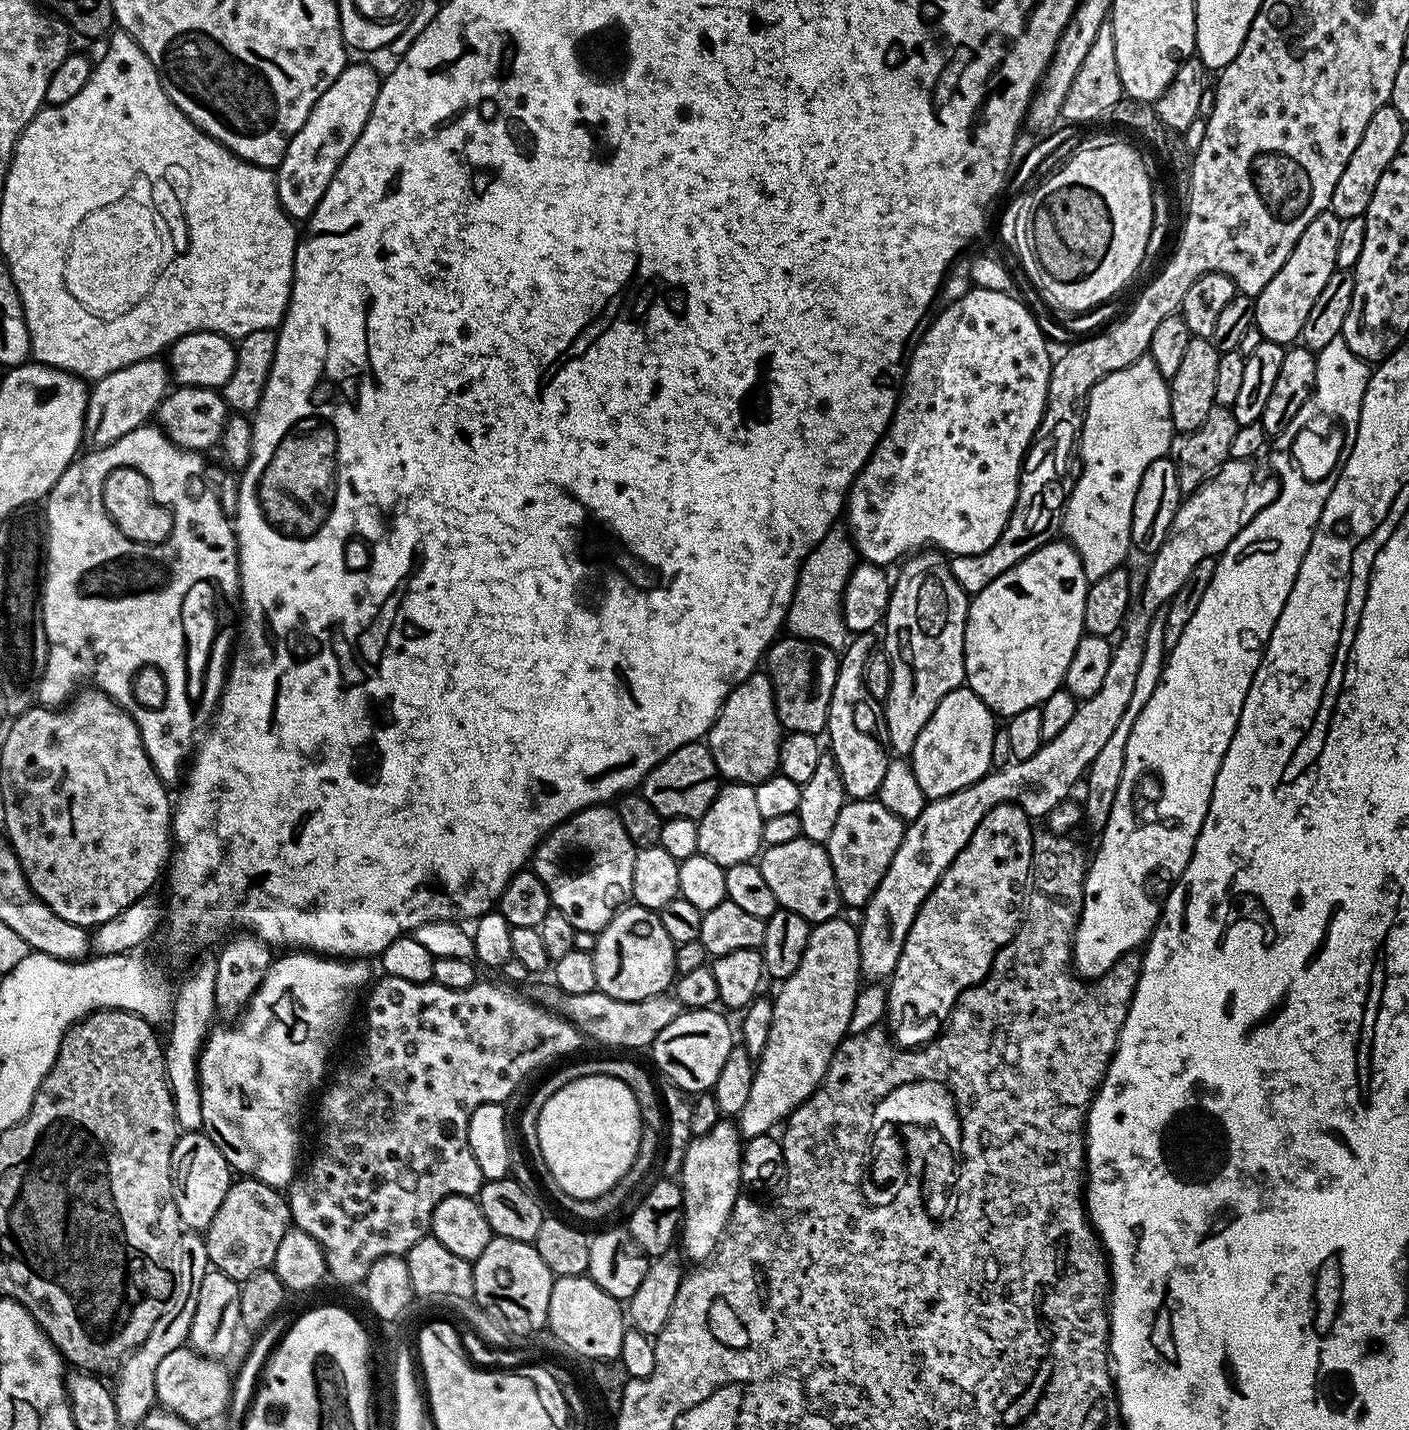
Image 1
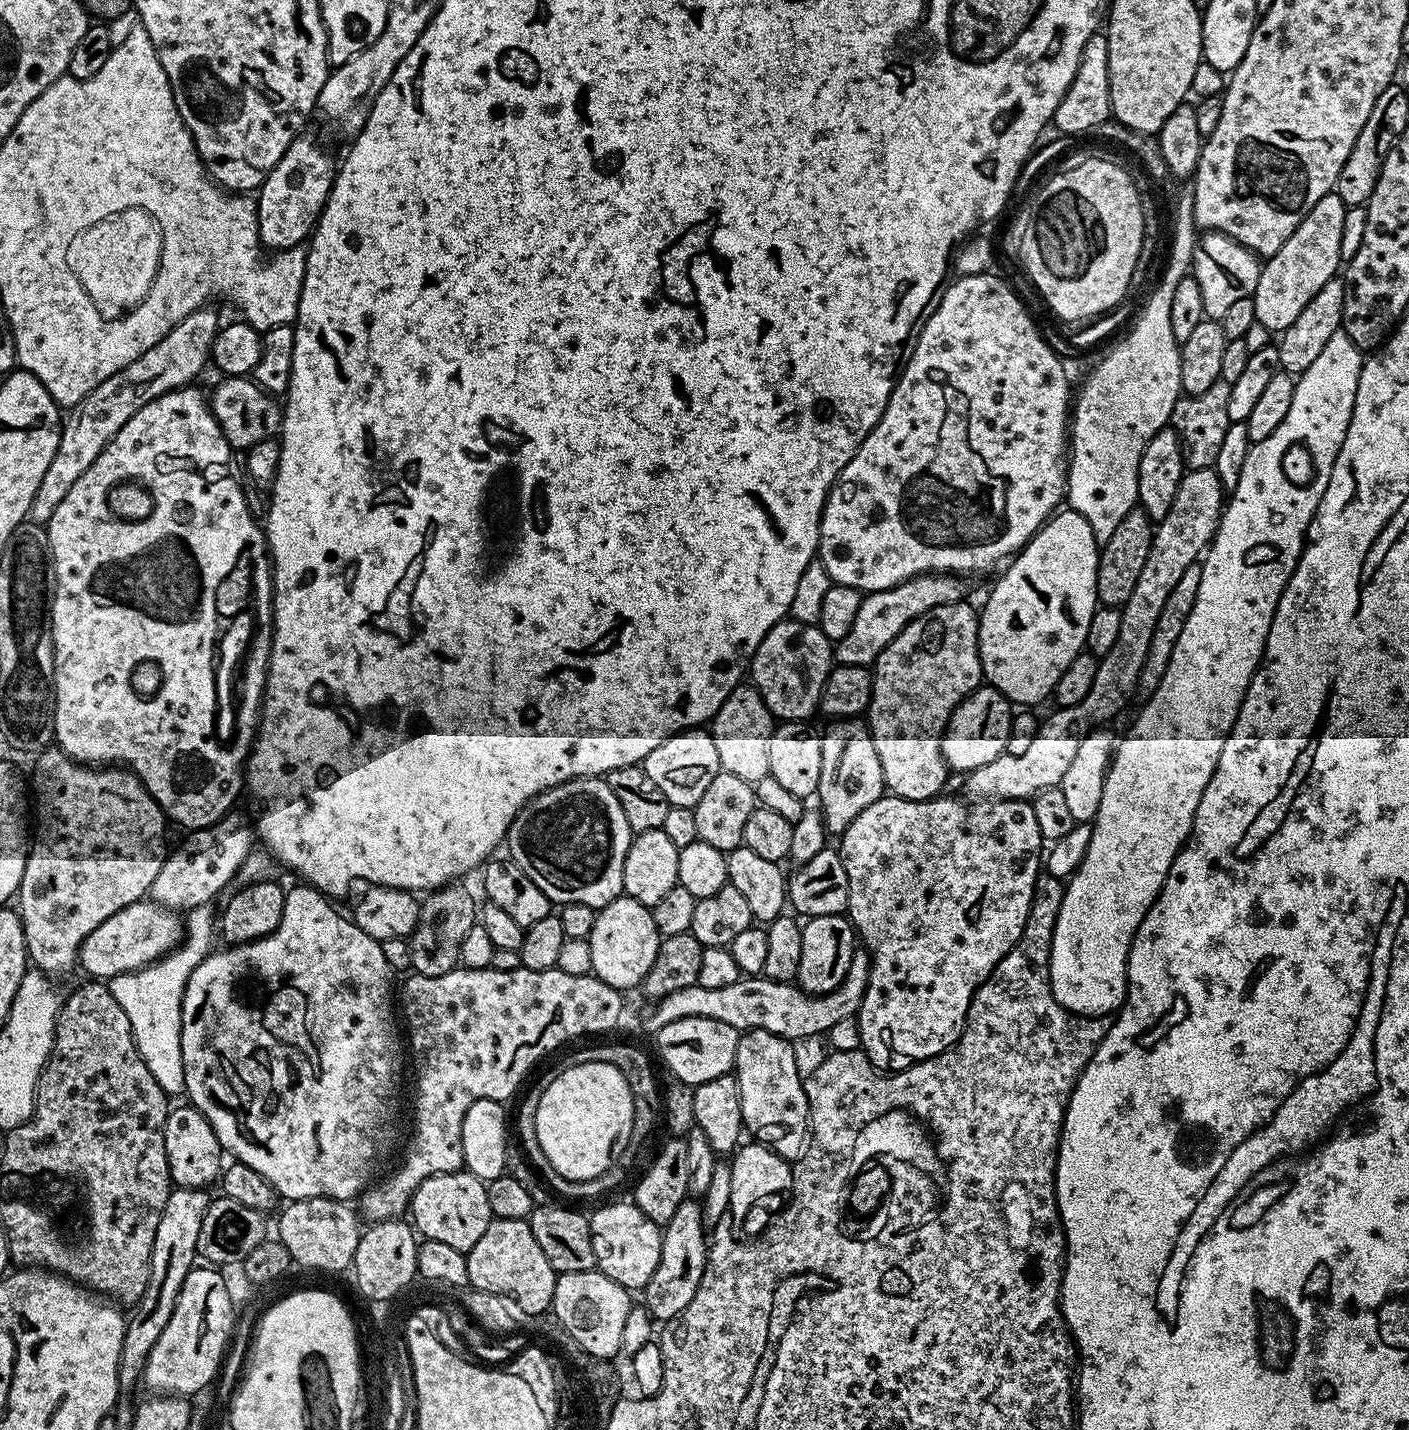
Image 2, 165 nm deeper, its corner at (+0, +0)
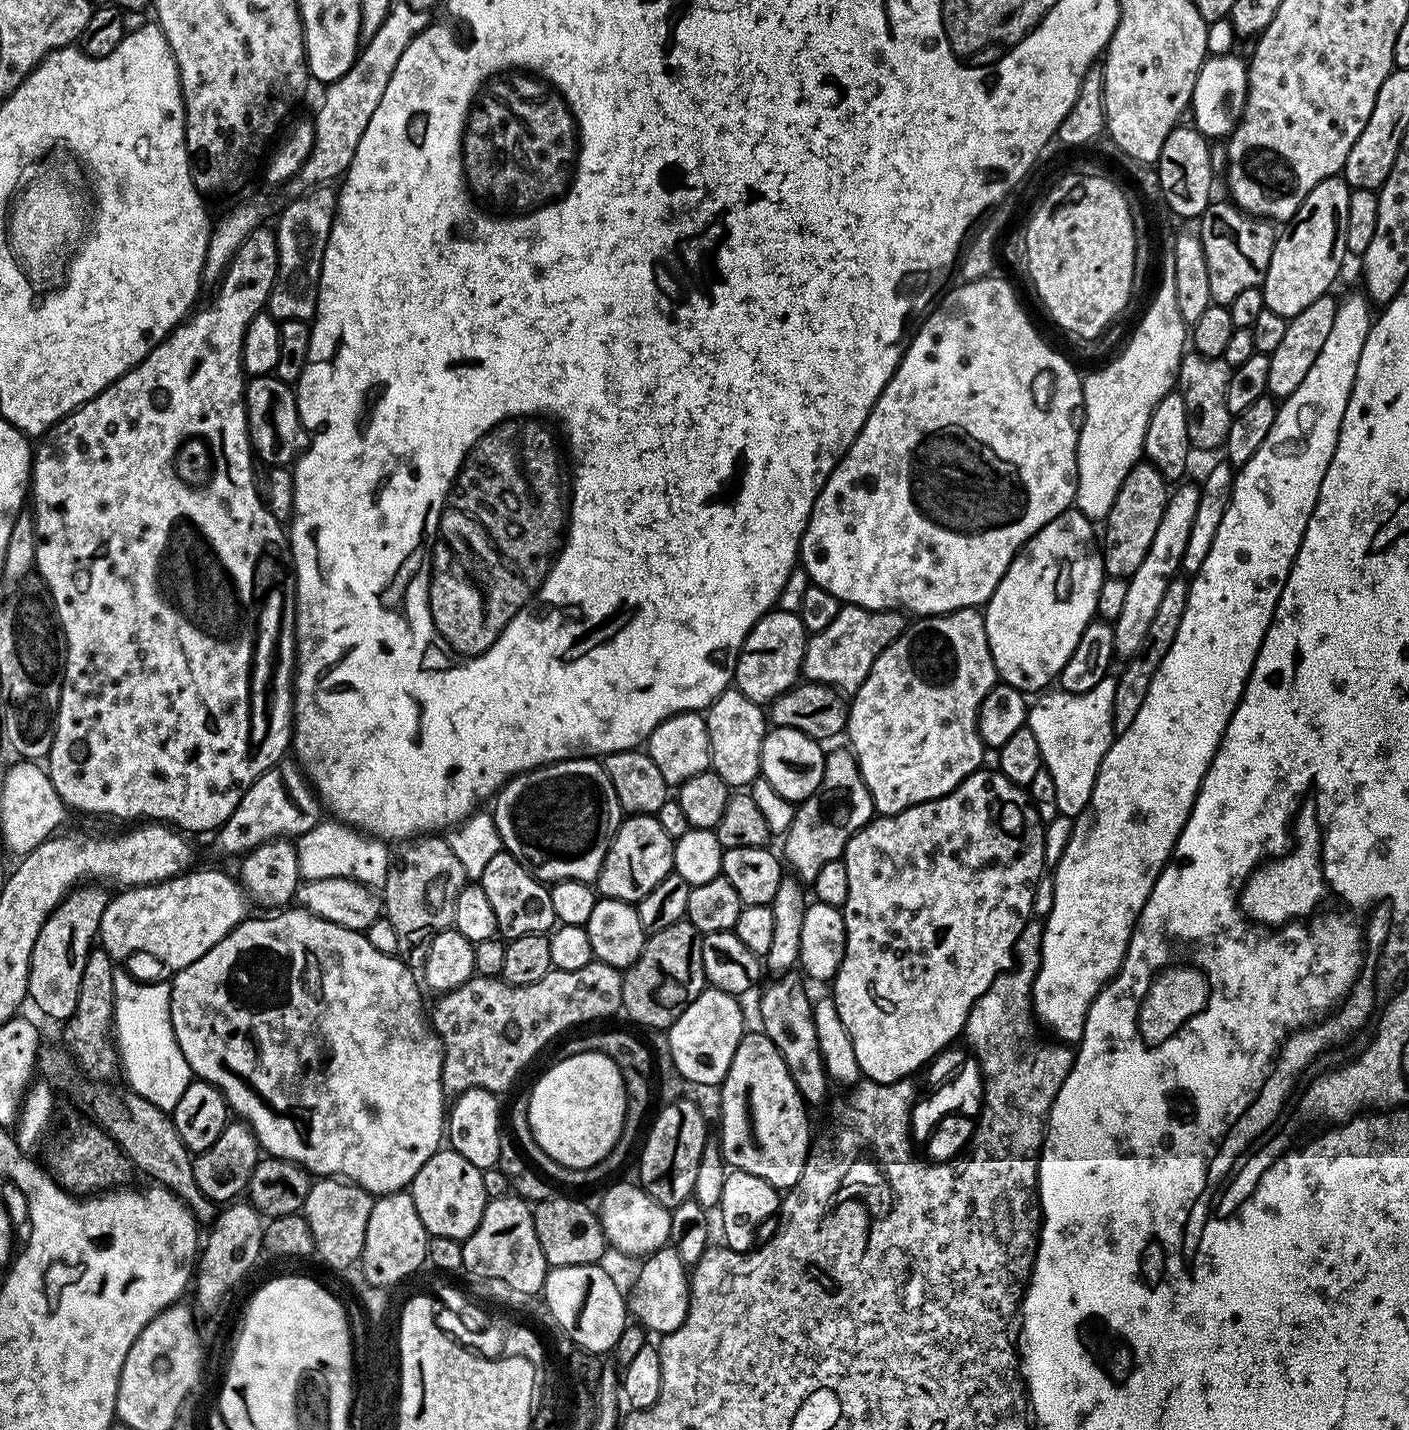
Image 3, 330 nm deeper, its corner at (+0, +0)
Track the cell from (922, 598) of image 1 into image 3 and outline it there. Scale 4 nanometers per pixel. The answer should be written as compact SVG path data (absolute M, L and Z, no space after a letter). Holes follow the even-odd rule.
M979 607L959 608L956 612L944 612L941 616L913 619L905 627L904 633L893 644L886 646L886 650L882 650L882 654L878 654L874 666L870 666L870 674L866 674L866 682L862 682L862 686L851 697L848 705L848 726L846 729L848 741L846 744L850 751L856 755L858 770L862 774L862 782L866 782L866 790L870 790L873 809L881 817L891 818L894 814L898 814L915 804L942 798L953 792L967 776L980 771L985 763L986 749L978 734L978 710L982 706L986 694L990 689L996 687L997 683L996 667L990 654L990 642L986 638L984 613Z

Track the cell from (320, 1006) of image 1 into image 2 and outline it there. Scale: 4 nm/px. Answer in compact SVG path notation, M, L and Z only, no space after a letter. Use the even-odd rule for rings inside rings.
M297 883L297 888L288 888L284 893L284 905L282 906L282 922L278 922L278 926L268 936L263 936L261 940L252 940L249 944L238 944L235 946L225 947L225 952L213 951L208 957L199 964L194 970L194 974L190 974L190 982L186 982L186 994L182 1002L182 1063L185 1066L185 1086L184 1090L191 1106L198 1109L201 1114L213 1127L214 1134L217 1135L218 1142L221 1144L223 1151L227 1153L233 1161L250 1166L250 1170L258 1170L258 1174L262 1174L262 1178L266 1178L266 1182L270 1182L270 1186L274 1186L277 1197L283 1198L285 1201L295 1201L302 1199L318 1199L320 1197L328 1197L331 1200L348 1202L353 1198L359 1197L365 1188L373 1183L376 1171L380 1168L380 1163L384 1160L384 1155L388 1152L388 1147L392 1144L392 1135L396 1132L396 1095L400 1092L400 1048L402 1052L402 1040L396 1037L396 1024L398 1028L398 1020L392 1017L392 1008L394 1012L394 984L392 988L392 979L394 973L390 962L386 962L386 958L382 954L382 946L379 940L370 938L370 934L366 934L366 930L362 930L347 915L344 916L335 908L333 901L320 892L317 888L309 886L307 883Z

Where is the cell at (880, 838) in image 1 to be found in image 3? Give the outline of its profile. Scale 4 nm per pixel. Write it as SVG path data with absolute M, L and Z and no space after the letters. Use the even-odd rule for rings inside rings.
M984 766L979 772L967 776L950 794L910 806L891 818L873 818L850 838L842 857L846 866L846 879L850 882L842 909L846 922L846 950L831 981L830 998L838 1010L838 1018L842 1018L842 1026L846 1026L846 1034L850 1034L850 1042L854 1042L854 1055L858 1058L861 1073L867 1079L879 1084L895 1084L897 1080L911 1077L911 1072L919 1068L921 1071L939 1052L957 1043L956 1035L959 1037L963 1033L976 1000L986 994L994 978L1009 967L1018 934L1022 934L1032 916L1036 883L1046 870L1044 829L1045 825L1041 823L1027 791L1021 785L1010 782L1010 778L1006 778L999 770L992 769L991 772L988 766Z

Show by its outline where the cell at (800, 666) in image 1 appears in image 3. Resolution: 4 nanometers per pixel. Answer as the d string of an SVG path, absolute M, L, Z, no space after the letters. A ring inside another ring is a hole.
M773 610L759 620L745 638L736 663L734 687L755 704L767 706L801 679L804 667L804 647L809 633L804 631L799 615L795 612Z

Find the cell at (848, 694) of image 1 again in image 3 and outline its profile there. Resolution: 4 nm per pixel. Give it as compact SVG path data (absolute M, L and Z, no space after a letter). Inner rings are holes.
M841 746L827 753L824 758L824 773L818 790L809 800L797 807L796 817L790 830L783 837L783 859L801 881L811 882L818 878L818 870L826 862L834 862L844 855L844 847L857 830L873 819L874 809L870 790L862 782L856 755L847 747Z

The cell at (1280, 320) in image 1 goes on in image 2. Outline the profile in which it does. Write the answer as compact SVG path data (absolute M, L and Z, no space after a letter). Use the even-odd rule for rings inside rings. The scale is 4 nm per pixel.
M1336 191L1326 193L1314 202L1314 210L1302 218L1298 230L1286 238L1282 250L1263 261L1256 293L1251 296L1258 324L1266 326L1274 334L1284 332L1290 322L1302 314L1306 302L1310 302L1326 282L1334 279L1342 264L1342 222L1346 222L1347 213L1348 208Z

